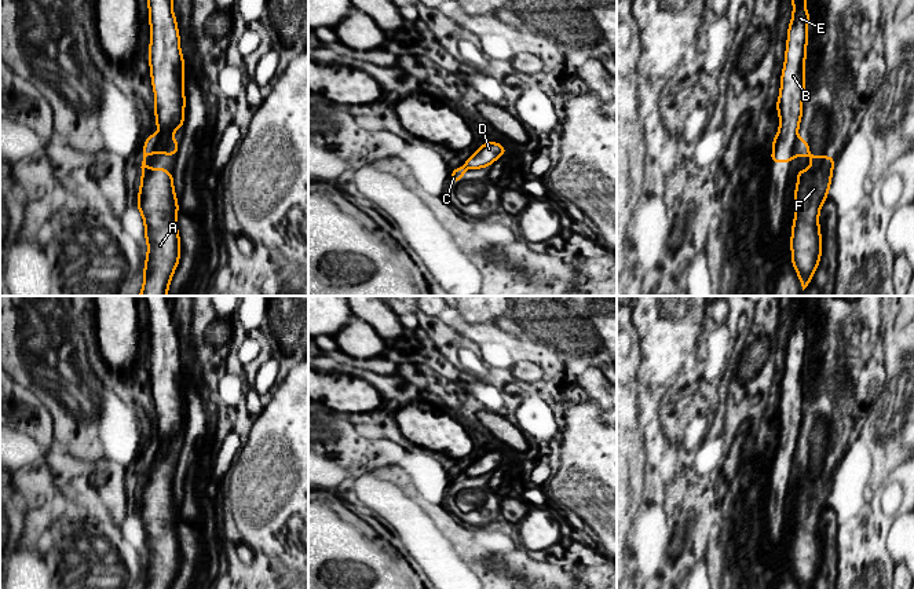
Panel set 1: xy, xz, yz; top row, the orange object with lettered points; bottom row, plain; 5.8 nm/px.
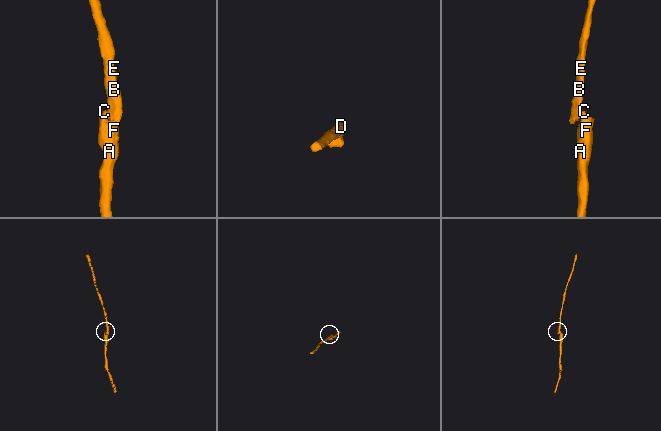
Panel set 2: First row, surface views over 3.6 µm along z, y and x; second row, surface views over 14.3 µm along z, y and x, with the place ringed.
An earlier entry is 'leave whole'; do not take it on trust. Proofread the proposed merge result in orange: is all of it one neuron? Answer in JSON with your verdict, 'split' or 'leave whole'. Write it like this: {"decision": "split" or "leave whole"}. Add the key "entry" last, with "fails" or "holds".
{"decision": "split", "entry": "fails"}

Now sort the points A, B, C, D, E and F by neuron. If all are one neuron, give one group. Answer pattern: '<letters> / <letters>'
A C F / B D E

